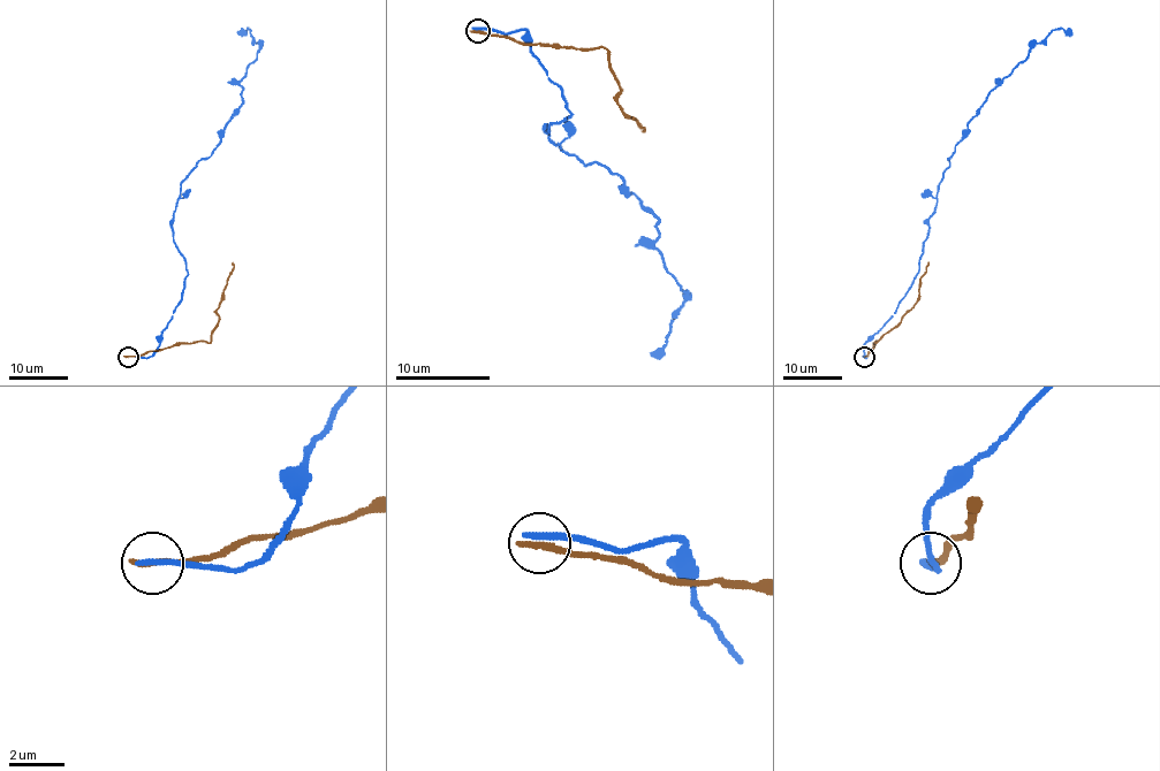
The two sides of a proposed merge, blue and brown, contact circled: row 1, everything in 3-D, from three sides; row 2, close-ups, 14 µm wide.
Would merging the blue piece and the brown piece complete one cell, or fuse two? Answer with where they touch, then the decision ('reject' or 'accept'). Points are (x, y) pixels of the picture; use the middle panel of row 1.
at (478, 31); reject

